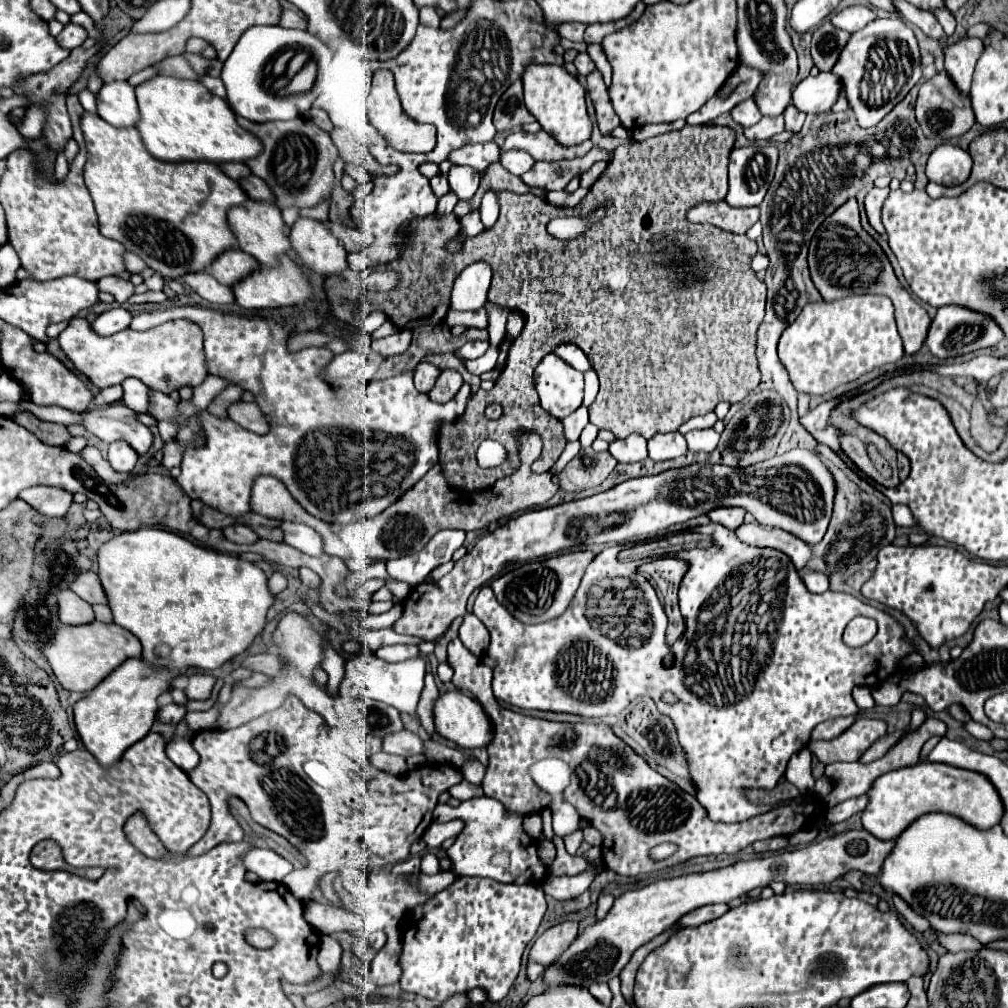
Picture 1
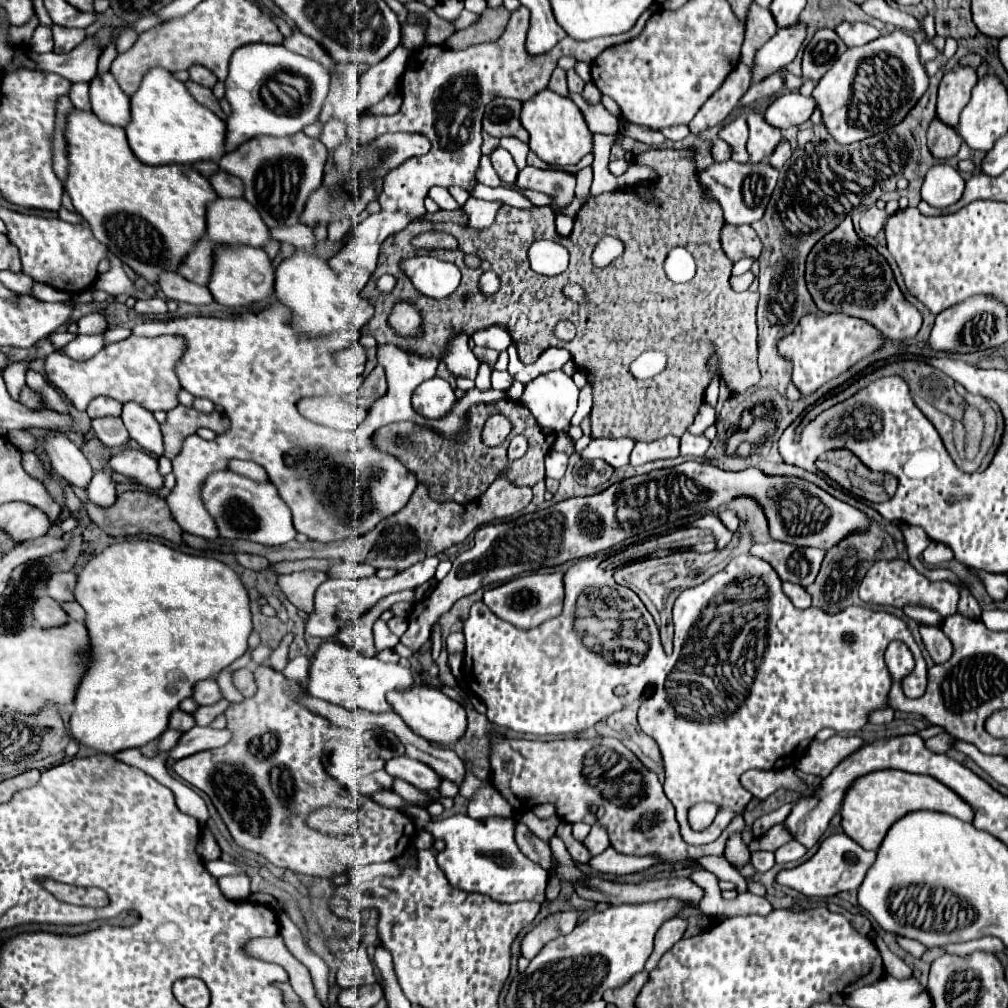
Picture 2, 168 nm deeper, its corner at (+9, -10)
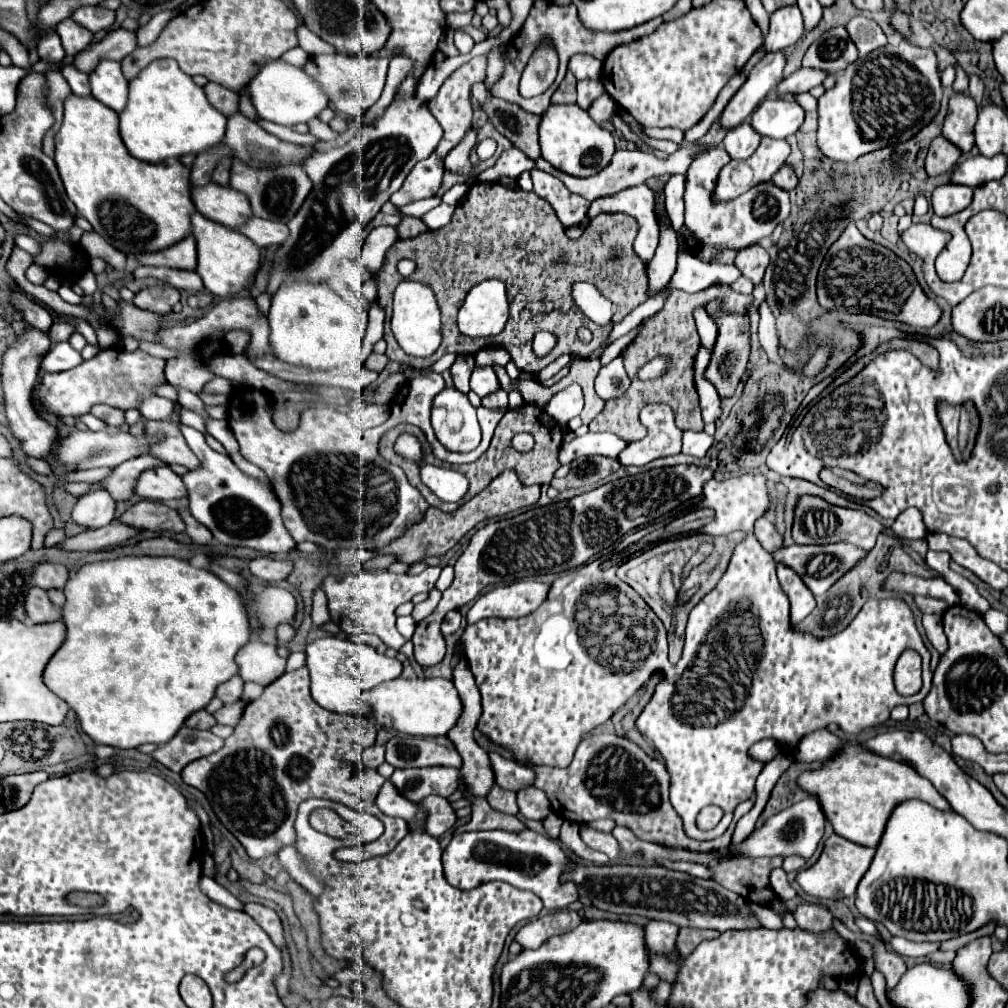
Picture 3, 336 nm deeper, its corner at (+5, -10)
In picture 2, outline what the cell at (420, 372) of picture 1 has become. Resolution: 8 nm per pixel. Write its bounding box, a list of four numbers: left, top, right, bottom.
[412,377,456,419]

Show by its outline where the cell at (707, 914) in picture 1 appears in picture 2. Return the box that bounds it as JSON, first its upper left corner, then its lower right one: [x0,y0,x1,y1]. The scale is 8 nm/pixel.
[646,917,686,971]

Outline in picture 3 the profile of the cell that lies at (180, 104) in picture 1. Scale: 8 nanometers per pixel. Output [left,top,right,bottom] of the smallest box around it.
[120,59,226,163]

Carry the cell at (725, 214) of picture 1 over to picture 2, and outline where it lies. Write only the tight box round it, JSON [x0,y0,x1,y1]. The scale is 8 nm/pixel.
[722,225,762,261]

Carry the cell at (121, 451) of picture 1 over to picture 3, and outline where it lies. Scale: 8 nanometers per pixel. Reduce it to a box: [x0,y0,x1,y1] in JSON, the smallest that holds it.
[72,489,116,529]

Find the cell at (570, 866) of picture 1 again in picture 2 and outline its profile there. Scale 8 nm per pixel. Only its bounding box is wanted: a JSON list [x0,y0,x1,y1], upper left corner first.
[516,809,560,841]

